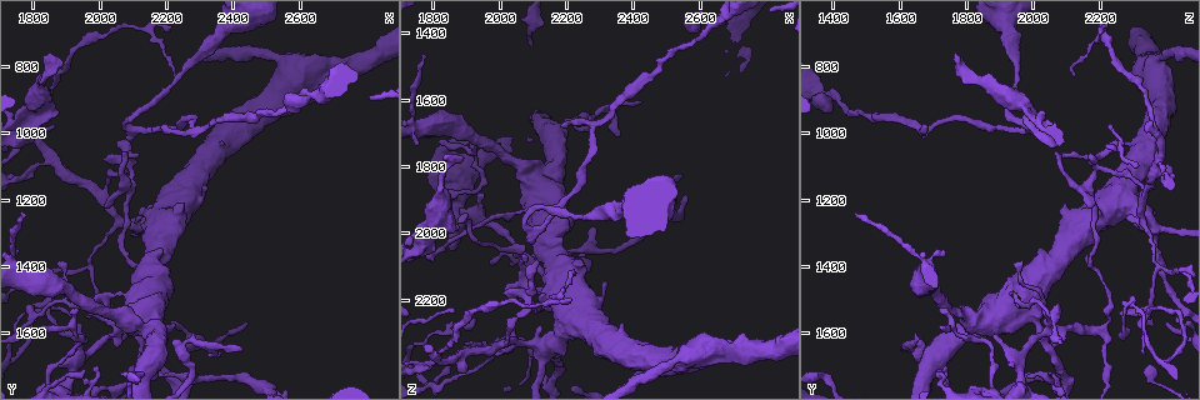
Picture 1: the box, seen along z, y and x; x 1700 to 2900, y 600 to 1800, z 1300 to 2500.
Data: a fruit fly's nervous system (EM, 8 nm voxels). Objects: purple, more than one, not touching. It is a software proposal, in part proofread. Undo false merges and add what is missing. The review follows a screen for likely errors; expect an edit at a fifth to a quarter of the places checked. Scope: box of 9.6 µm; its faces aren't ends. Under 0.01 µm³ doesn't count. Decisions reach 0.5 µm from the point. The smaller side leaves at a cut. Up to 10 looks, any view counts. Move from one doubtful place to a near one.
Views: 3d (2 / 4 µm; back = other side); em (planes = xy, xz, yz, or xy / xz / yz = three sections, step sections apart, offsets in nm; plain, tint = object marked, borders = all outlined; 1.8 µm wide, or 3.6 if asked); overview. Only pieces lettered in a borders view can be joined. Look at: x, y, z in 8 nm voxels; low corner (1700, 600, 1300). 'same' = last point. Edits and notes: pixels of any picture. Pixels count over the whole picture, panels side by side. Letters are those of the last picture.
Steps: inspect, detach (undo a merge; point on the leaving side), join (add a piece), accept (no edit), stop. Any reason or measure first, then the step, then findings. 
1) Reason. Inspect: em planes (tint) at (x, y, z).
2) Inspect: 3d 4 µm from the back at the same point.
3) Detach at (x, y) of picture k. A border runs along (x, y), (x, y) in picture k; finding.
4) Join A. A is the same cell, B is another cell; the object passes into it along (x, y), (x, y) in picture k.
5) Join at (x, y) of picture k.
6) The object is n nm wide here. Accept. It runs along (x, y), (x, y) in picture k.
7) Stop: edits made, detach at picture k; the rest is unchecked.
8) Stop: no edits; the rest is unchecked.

Inspect: em planes (tint) at (2090, 1110, 2190).

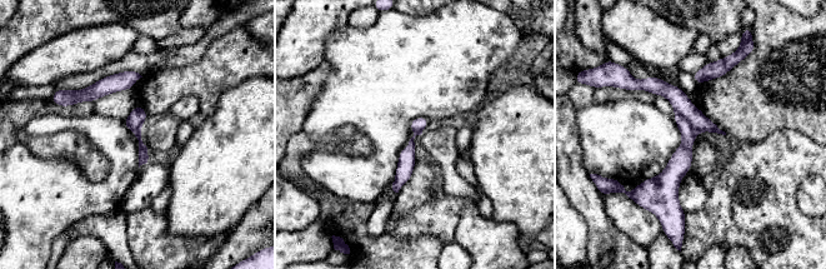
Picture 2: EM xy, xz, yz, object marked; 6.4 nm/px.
Inspect: em planes (borders) at the same point.

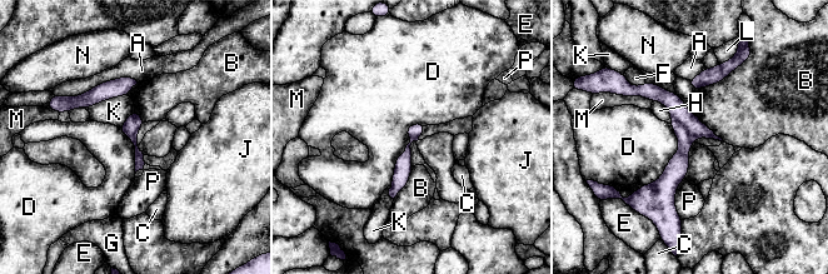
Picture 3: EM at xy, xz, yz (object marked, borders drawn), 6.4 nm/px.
The longest contact is with A, 550 nm. Detach at (679, 163) of picture 3. A, B, C, D, E, F, G, H, J, K, L, M, N and P are other cells; the part that leaves runs along (676, 124), (683, 154), (668, 182), (673, 212) in picture 3; a second neuron is stuck on.

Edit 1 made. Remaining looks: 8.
Branch point. Inspect: em planes (tint) at (2280, 990, 1690).

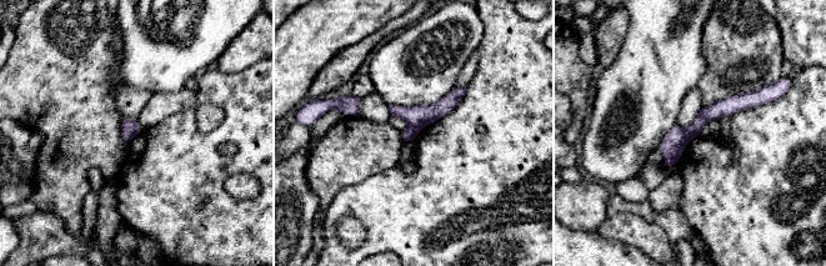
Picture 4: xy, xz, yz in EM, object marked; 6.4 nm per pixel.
Inspect: em planes (borders) at the same point.

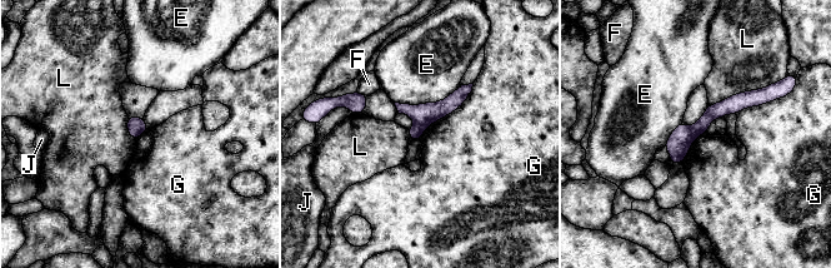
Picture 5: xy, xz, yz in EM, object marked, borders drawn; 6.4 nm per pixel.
The object is 120 nm wide here; the longest contact is with G, 500 nm. Detach at (680, 140) of picture 5. E, F, G, J and L are other cells; two neurons meet here.

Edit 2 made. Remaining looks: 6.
See it whole again. Inspect: overview.

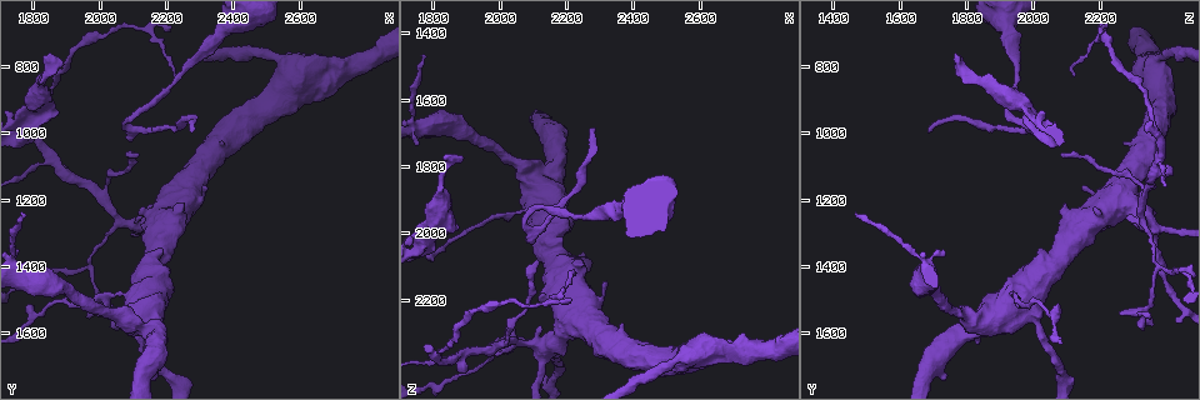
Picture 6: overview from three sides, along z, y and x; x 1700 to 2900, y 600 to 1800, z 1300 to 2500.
Free end. Inspect: 3d 4 µm at (1880, 930, 1980).

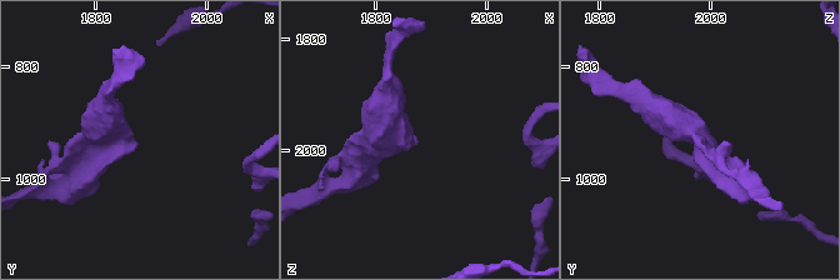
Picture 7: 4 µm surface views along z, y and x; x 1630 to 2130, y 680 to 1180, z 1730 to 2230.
Inspect: em 3.6 µm xy step 4 (borders) at (1875, 940, 1985).

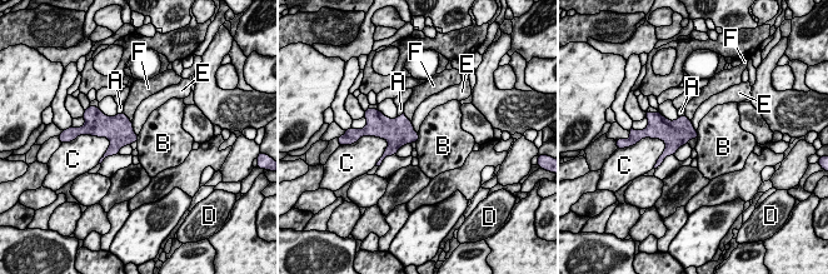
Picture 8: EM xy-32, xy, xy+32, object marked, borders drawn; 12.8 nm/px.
Accept. A, B, C, D, E and F are other cells; a border runs along (419, 133), (419, 138), (415, 142) in picture 8; no lettered piece goes on from it.

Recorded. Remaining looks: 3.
Inspect: em planes (borders) at (2210, 680, 2200).

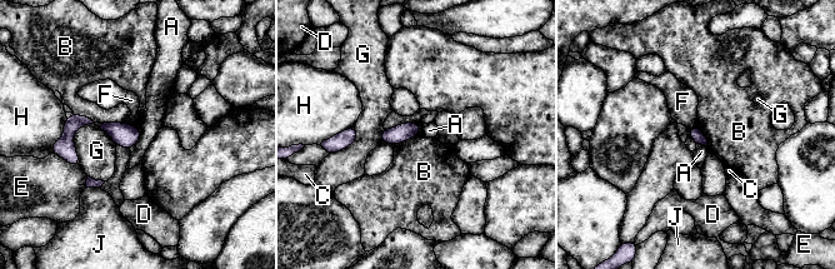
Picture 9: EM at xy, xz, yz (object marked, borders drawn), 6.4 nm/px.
Accept. A, B, C, D, E, F, G, H and J are other cells; a border runs along (138, 125), (140, 138), (135, 144) in picture 9; none of them fits.

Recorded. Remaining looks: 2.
Stop: edits made, detach at picture 3, detach at picture 5; the rest is unchecked.

